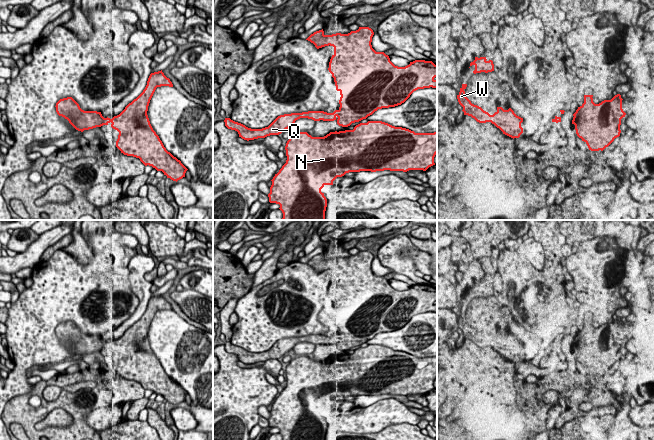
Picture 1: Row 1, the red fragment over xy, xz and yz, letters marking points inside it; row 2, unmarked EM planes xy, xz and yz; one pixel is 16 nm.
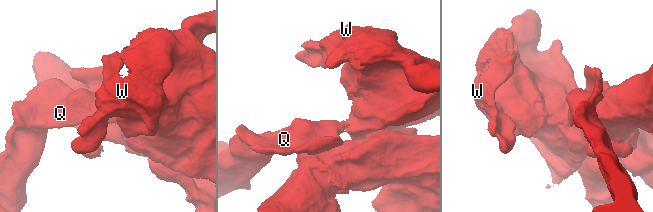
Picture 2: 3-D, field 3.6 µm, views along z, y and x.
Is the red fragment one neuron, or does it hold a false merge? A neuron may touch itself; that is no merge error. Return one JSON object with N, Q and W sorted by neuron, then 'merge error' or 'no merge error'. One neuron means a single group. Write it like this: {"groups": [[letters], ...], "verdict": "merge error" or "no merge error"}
{"groups": [["N", "Q", "W"]], "verdict": "no merge error"}

